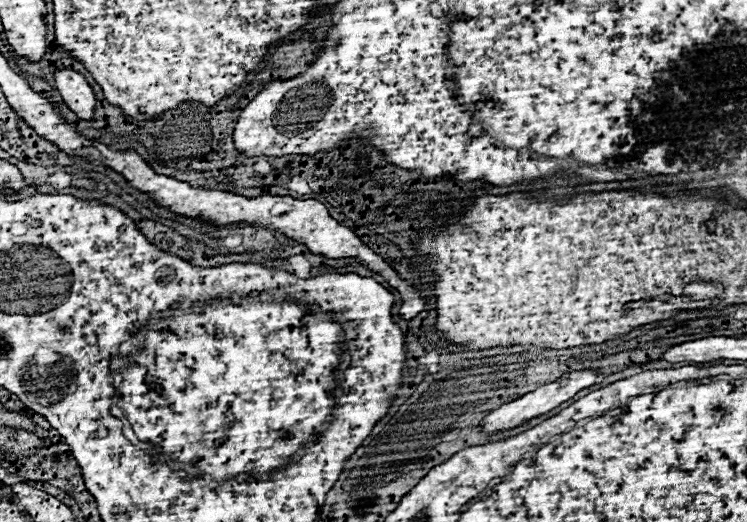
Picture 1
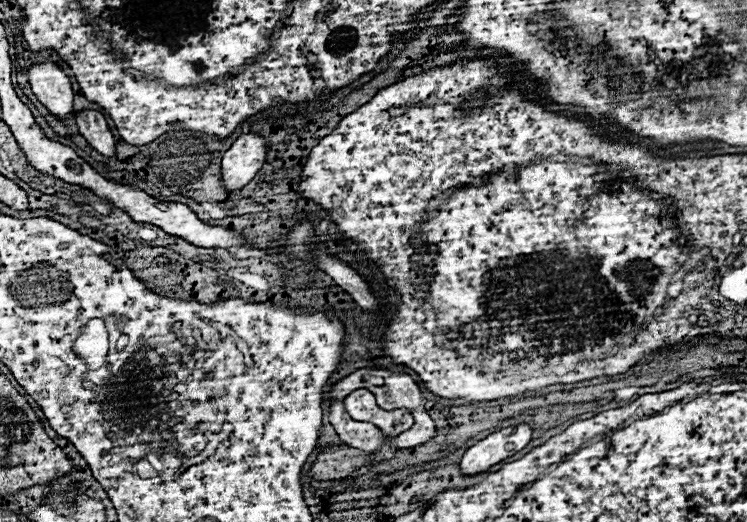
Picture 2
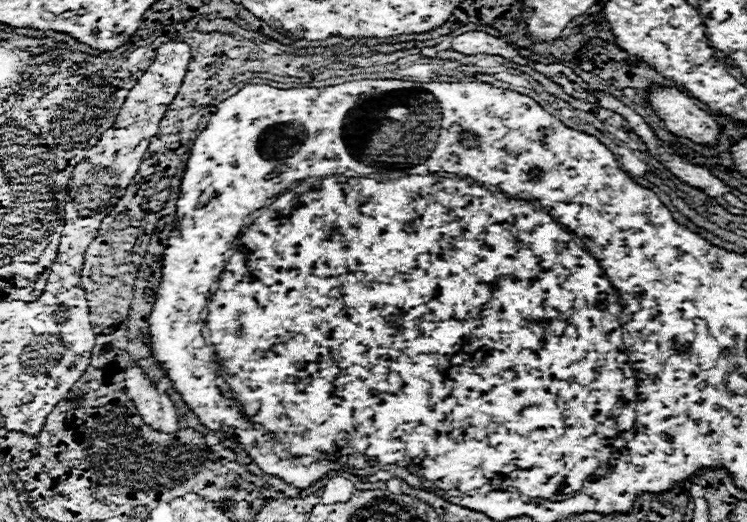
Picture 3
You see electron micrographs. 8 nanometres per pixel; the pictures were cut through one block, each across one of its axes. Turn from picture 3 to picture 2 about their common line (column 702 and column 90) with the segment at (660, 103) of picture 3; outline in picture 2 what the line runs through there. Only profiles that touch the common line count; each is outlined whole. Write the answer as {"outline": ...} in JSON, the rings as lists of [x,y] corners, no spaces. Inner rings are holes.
{"outline":[[[84,110],[76,114],[76,124],[80,128],[80,134],[88,140],[88,144],[100,152],[102,156],[112,158],[116,154],[116,142],[114,136],[104,120],[104,116],[96,110]]]}

